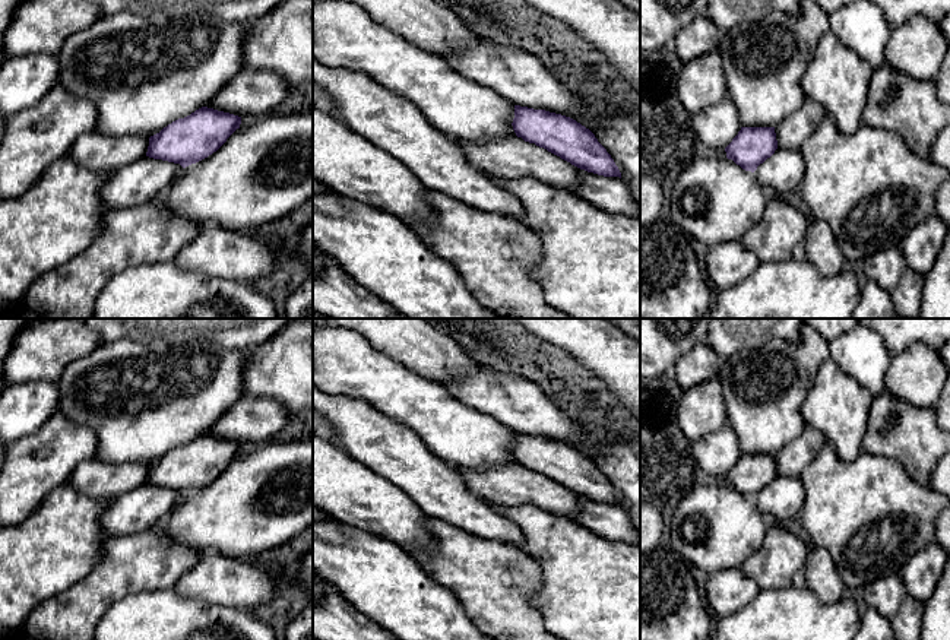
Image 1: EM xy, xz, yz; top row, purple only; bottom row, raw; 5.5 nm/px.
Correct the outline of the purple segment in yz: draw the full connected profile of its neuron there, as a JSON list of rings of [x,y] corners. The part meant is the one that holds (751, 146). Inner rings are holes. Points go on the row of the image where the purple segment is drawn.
[[[799,0],[795,13],[770,10],[759,20],[745,20],[721,31],[726,96],[738,108],[741,130],[725,148],[726,158],[754,172],[778,149],[775,126],[797,113],[807,101],[801,79],[818,39],[829,31],[829,15],[813,0]]]

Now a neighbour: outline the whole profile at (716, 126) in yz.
[[[728,96],[693,114],[691,123],[700,142],[710,151],[726,148],[741,130],[738,108]]]

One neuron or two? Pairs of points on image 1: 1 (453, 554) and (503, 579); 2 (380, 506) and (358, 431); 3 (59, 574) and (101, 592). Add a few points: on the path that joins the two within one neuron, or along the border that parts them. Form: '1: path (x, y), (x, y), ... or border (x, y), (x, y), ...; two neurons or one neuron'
1: path (465, 564), (491, 579); one neuron
2: border (342, 449), (399, 488); two neurons
3: border (100, 557), (84, 577), (46, 598); two neurons

